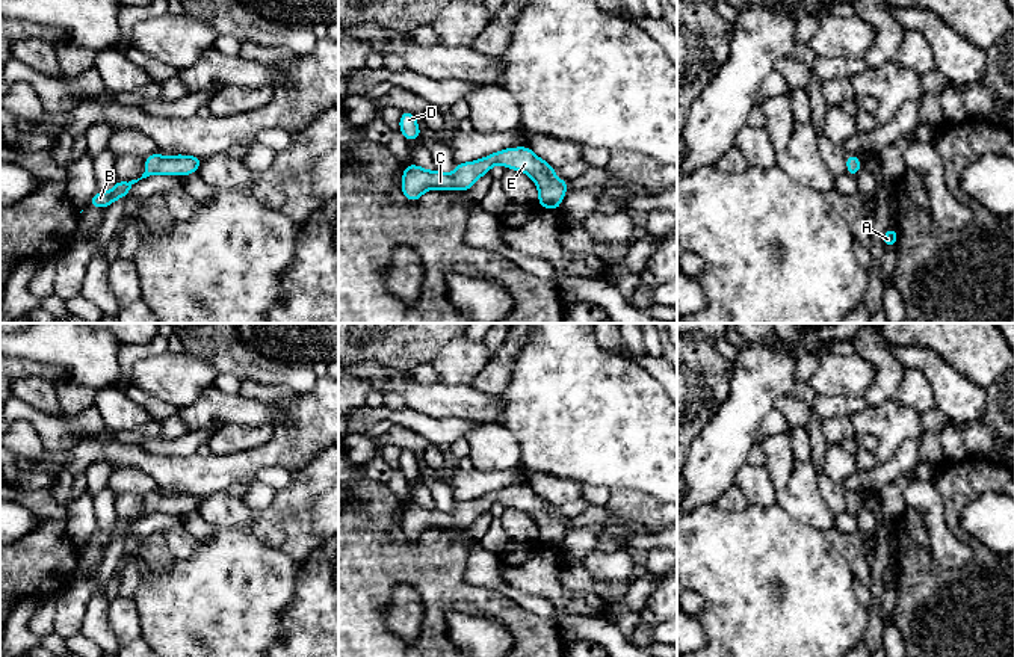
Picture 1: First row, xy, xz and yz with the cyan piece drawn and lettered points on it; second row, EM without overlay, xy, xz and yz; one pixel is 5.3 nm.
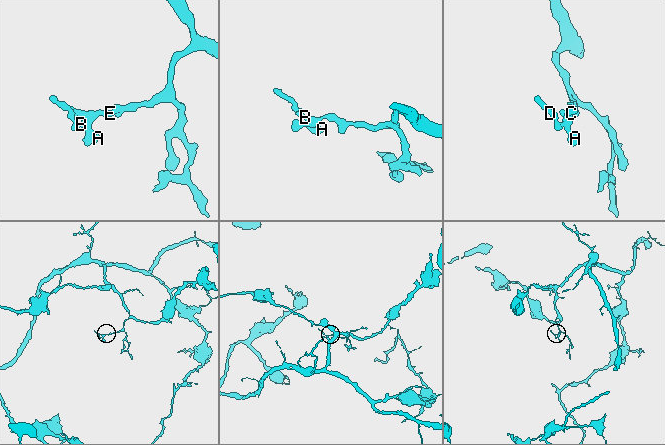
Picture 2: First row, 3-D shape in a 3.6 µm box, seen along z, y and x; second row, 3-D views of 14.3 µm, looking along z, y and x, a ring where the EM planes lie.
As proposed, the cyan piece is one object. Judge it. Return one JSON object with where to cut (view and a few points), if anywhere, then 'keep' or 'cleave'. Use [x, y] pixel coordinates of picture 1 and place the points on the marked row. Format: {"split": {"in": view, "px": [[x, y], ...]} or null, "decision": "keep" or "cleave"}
{"split": null, "decision": "keep"}

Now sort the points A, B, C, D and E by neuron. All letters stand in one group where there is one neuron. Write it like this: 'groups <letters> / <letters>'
groups A B C D E

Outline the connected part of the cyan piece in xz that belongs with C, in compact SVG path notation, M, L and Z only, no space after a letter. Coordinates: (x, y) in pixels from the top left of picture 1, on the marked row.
M529 147L502 150L494 154L490 154L481 160L470 163L458 163L453 174L441 174L438 171L426 171L416 165L407 165L402 177L402 192L408 201L417 201L428 189L456 189L467 192L473 183L490 172L494 163L500 163L505 168L517 169L526 172L535 183L539 192L538 205L543 208L559 210L561 201L567 193L567 180L558 180L553 172L556 168L546 163L543 159L536 157Z

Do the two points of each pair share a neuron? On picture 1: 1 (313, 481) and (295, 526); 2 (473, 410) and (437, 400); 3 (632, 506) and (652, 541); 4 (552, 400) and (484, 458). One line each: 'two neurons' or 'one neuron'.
1: one neuron
2: one neuron
3: two neurons
4: two neurons

